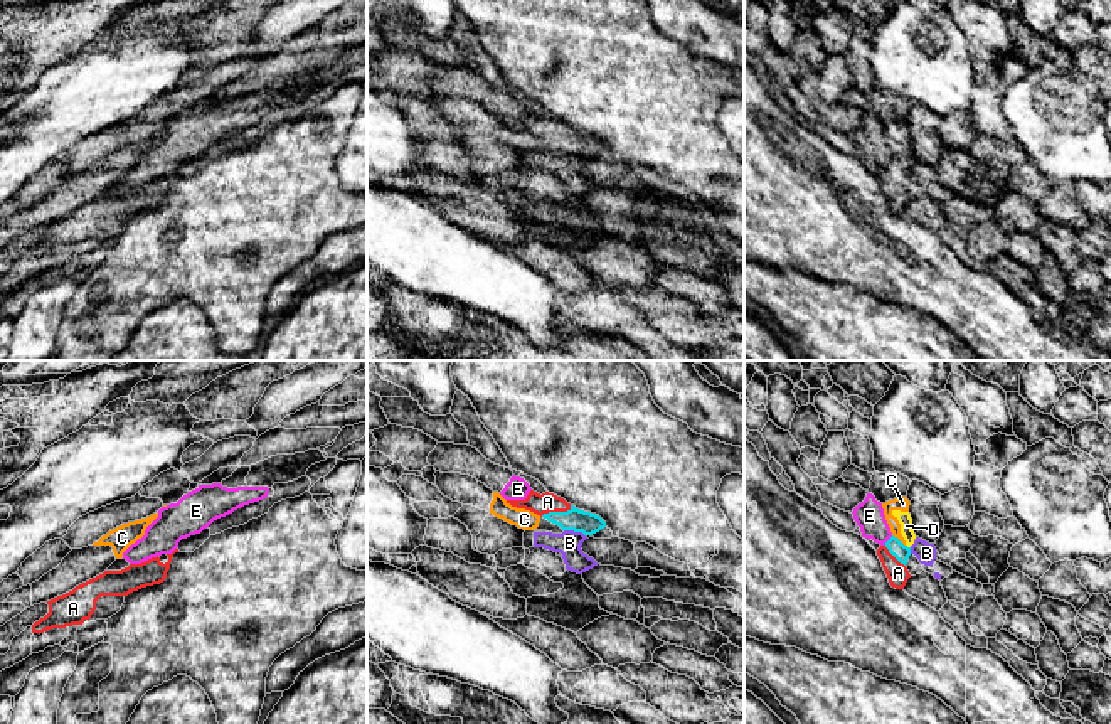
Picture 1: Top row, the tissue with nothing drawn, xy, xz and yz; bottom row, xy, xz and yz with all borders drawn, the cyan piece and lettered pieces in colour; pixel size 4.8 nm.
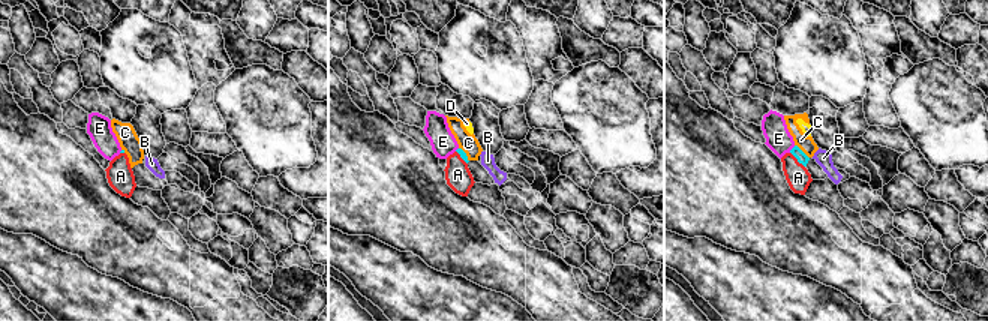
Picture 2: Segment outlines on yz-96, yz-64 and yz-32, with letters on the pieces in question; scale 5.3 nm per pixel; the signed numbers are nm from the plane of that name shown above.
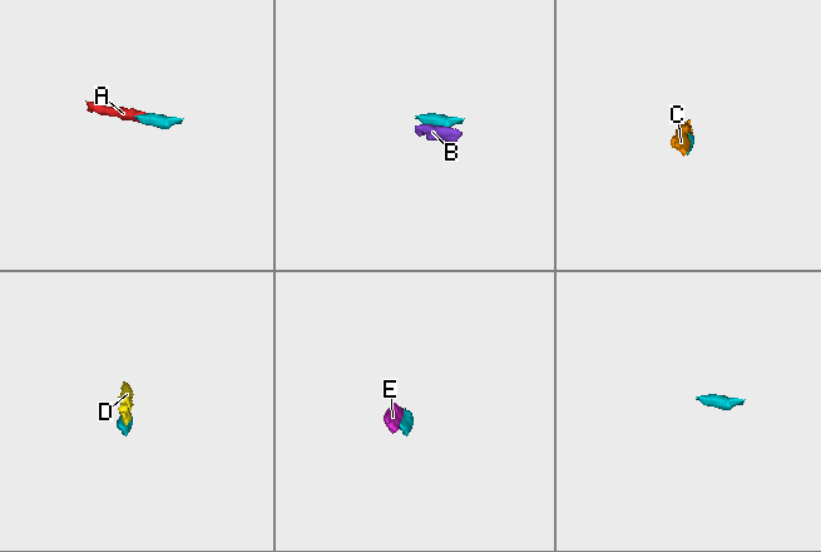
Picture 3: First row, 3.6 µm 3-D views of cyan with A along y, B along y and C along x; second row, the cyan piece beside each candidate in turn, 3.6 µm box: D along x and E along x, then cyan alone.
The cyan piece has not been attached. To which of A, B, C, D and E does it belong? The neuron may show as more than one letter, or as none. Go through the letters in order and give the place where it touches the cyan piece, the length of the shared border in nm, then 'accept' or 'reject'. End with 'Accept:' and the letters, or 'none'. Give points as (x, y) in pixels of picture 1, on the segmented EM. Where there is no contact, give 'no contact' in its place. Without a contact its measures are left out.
A: meets cyan in xz at (556, 512); contact 160 nm long; accept
B: meets cyan in xz at (574, 531); contact 110 nm long; reject
C: meets cyan in yz at (899, 541); contact 90 nm long; reject
D: meets cyan in yz at (906, 546); contact 30 nm long; reject
E: meets cyan in yz at (887, 541); contact 60 nm long; reject
Accept: A

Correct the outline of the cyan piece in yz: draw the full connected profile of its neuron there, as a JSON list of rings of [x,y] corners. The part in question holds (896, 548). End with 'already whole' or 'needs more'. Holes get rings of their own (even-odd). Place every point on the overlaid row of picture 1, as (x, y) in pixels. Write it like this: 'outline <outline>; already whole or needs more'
outline [[[890,537],[884,546],[877,549],[877,556],[889,578],[889,583],[896,589],[904,589],[911,578],[906,564],[911,556],[911,547],[904,546],[897,537]]]; needs more

